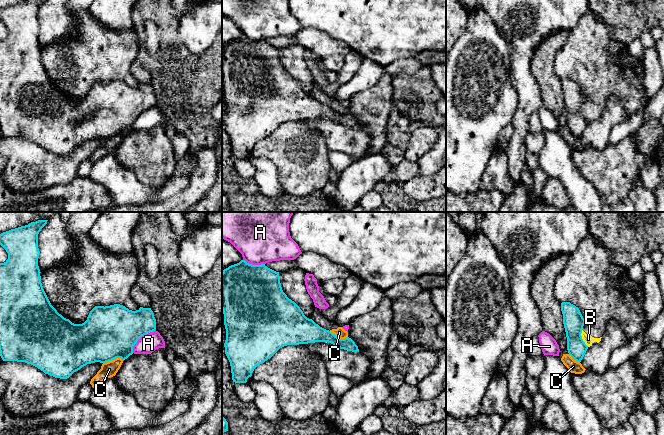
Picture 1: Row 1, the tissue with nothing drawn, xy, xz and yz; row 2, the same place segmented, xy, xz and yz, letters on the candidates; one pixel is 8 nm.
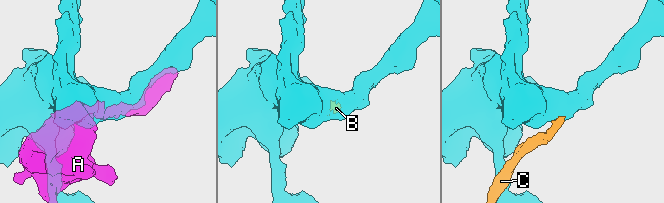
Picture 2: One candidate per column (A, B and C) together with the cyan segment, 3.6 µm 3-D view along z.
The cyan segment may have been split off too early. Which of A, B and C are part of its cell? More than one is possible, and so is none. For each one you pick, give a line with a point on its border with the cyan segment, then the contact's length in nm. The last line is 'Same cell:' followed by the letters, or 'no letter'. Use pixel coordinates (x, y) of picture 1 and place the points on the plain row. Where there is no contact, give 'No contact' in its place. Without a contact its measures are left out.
Same cell: no letter

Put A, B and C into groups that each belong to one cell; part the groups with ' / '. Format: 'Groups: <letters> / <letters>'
Groups: A / B / C

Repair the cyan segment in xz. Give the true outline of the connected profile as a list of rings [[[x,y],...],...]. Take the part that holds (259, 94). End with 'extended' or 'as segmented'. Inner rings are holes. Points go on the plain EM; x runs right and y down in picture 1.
[[[241,36],[223,46],[222,86],[226,105],[225,130],[235,159],[246,159],[257,142],[287,121],[328,118],[340,125],[359,128],[351,114],[340,115],[307,94],[300,83],[283,68],[279,48],[265,40],[252,41]]]; as segmented

